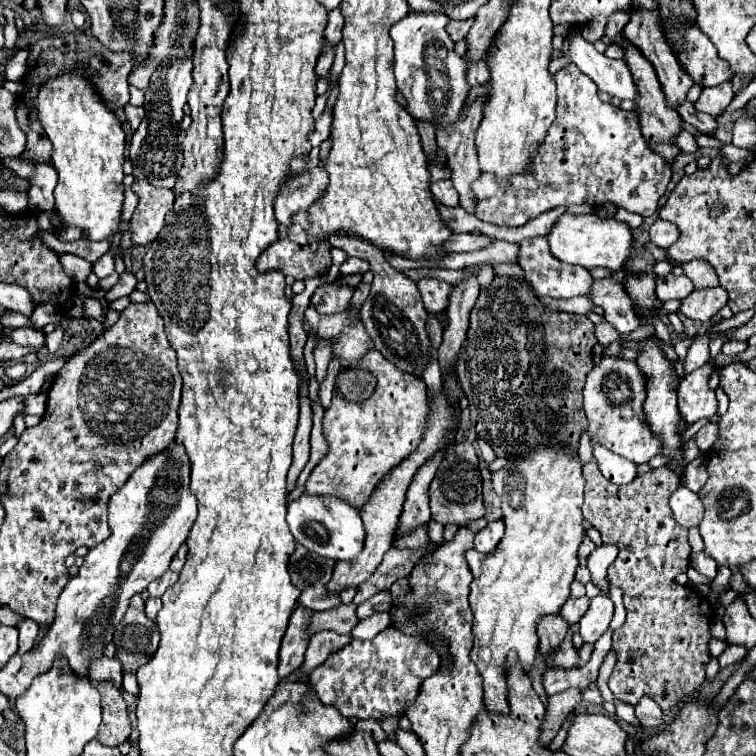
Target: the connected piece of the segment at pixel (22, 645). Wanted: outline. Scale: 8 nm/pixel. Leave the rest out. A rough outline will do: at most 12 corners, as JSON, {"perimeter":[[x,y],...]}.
{"perimeter":[[25,620],[19,628],[19,652],[35,646],[39,624]]}

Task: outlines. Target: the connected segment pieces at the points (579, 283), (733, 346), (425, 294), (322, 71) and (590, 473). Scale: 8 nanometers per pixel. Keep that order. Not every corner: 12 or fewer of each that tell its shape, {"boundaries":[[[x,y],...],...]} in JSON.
{"boundaries":[[[545,236],[521,242],[537,296],[587,296],[591,274],[551,256]],[[729,340],[723,346],[723,354],[737,356],[747,350],[747,342]],[[437,278],[417,282],[425,308],[447,308],[451,284]],[[325,42],[317,60],[317,76],[327,78],[333,66],[333,48]],[[595,460],[583,518],[619,548],[609,688],[665,714],[697,696],[713,608],[675,582],[687,528],[671,468],[615,486]]]}

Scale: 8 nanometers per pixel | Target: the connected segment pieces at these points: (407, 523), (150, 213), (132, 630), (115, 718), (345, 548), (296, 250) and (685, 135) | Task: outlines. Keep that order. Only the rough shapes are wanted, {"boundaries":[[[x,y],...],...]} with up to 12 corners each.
{"boundaries":[[[443,452],[419,468],[409,486],[397,532],[431,520],[429,484]],[[135,180],[131,190],[139,204],[131,216],[133,246],[157,238],[173,192]],[[139,594],[113,642],[123,690],[139,692],[137,670],[159,646],[157,624]],[[99,682],[103,722],[97,740],[121,746],[129,740],[127,706],[109,682]],[[335,496],[289,502],[293,538],[319,556],[353,560],[359,510]],[[287,238],[269,244],[257,268],[295,280],[321,276],[331,266],[327,240],[317,252]],[[689,132],[673,136],[675,144],[685,154],[697,152],[697,142]]]}

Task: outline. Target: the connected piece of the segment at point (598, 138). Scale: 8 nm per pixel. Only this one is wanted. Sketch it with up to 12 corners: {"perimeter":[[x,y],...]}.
{"perimeter":[[555,74],[527,174],[481,172],[475,216],[523,226],[569,204],[657,210],[671,166],[635,112]]}

